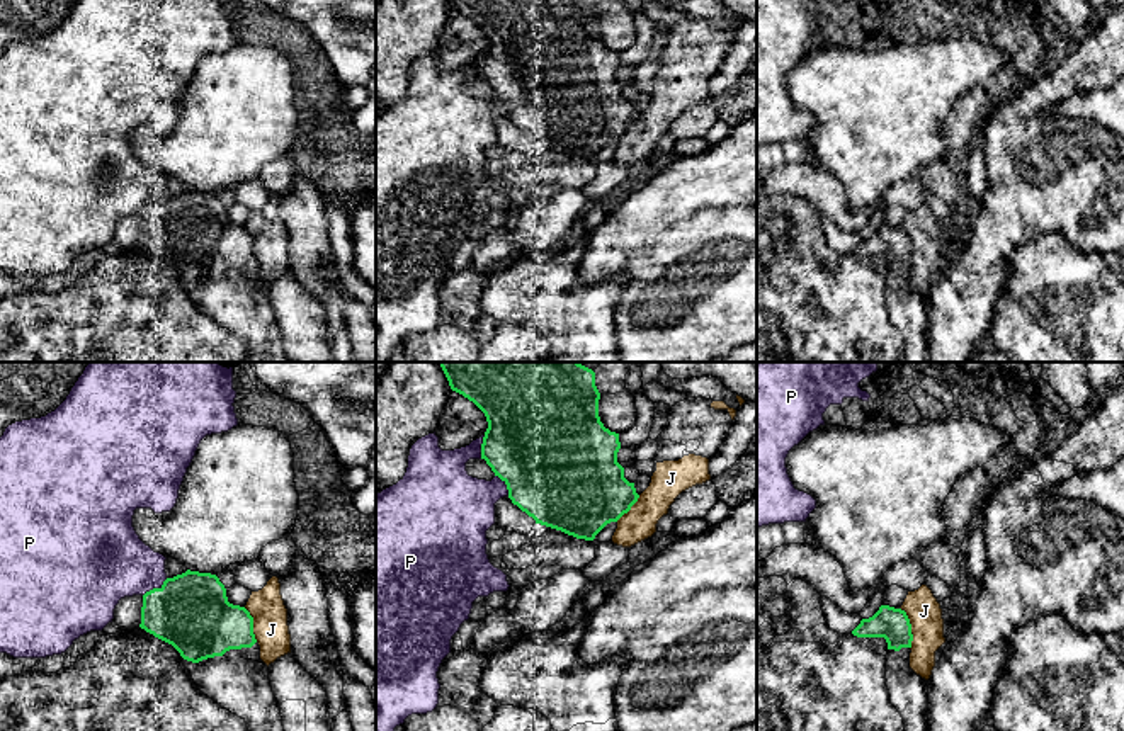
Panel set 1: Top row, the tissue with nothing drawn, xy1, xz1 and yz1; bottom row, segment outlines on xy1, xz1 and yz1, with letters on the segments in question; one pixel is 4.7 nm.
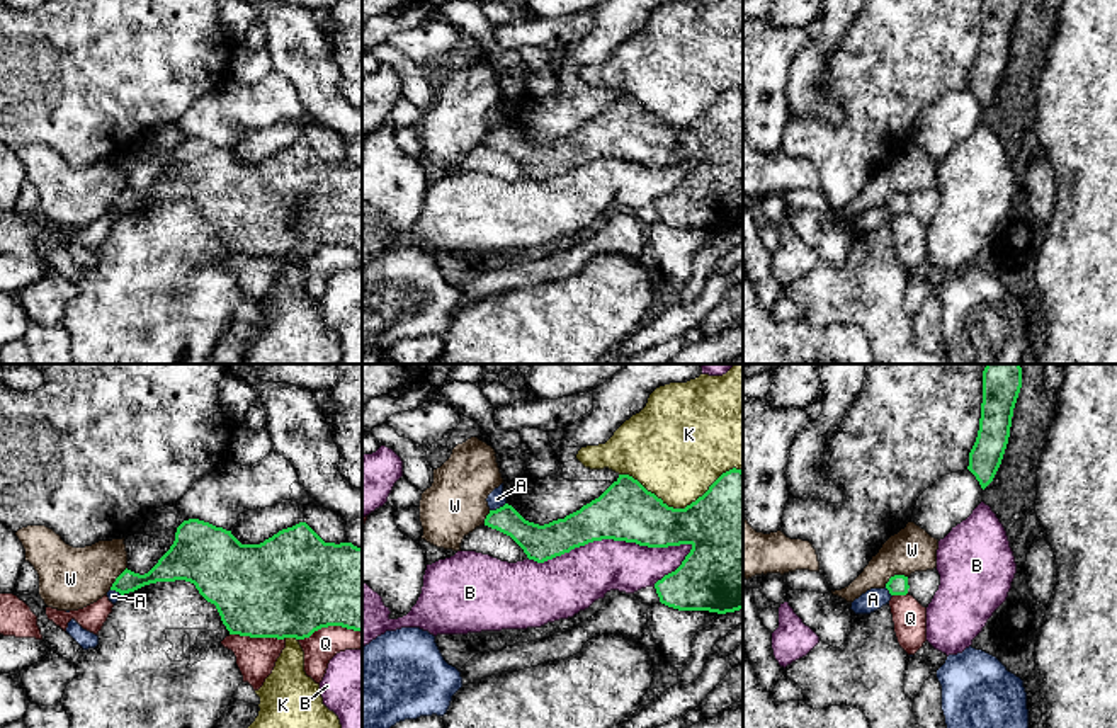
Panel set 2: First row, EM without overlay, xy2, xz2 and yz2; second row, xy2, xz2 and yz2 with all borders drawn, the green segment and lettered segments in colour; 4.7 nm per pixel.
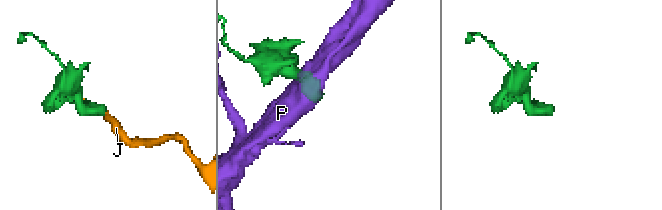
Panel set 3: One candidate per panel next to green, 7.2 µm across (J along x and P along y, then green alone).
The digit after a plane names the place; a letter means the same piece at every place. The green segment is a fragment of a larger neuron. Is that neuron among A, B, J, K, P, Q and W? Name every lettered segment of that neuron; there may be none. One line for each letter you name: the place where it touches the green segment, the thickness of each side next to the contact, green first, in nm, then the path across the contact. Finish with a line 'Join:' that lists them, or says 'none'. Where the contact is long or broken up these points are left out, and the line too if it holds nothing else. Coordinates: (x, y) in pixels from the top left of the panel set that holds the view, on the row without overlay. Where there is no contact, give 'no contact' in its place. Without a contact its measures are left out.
Join: none

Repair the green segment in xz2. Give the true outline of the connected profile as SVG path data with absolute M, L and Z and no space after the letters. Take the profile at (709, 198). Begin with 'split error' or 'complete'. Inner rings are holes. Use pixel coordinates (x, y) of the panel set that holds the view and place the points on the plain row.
complete; M736 87L723 92L702 116L685 128L668 126L632 95L619 94L598 117L564 138L539 145L525 139L512 124L505 122L496 129L490 129L485 145L510 155L524 168L527 177L537 182L602 158L636 162L648 167L690 163L692 168L682 184L655 202L660 221L678 230L709 230L717 233L743 228L743 90Z

